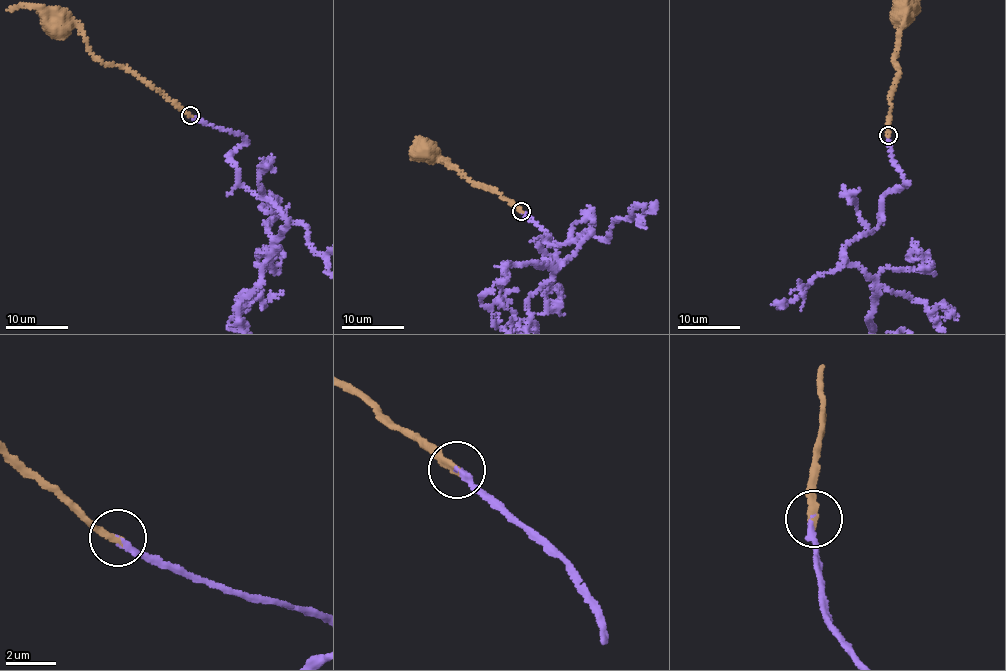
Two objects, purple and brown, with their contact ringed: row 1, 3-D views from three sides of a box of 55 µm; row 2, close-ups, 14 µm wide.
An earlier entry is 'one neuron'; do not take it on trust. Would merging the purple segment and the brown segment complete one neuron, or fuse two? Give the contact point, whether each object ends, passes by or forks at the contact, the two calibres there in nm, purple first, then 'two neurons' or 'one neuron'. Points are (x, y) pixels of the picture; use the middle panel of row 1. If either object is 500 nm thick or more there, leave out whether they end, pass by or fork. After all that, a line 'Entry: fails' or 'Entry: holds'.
place (521, 211); purple ends; brown ends; calibres 240 and 320 nm; one neuron
Entry: holds

